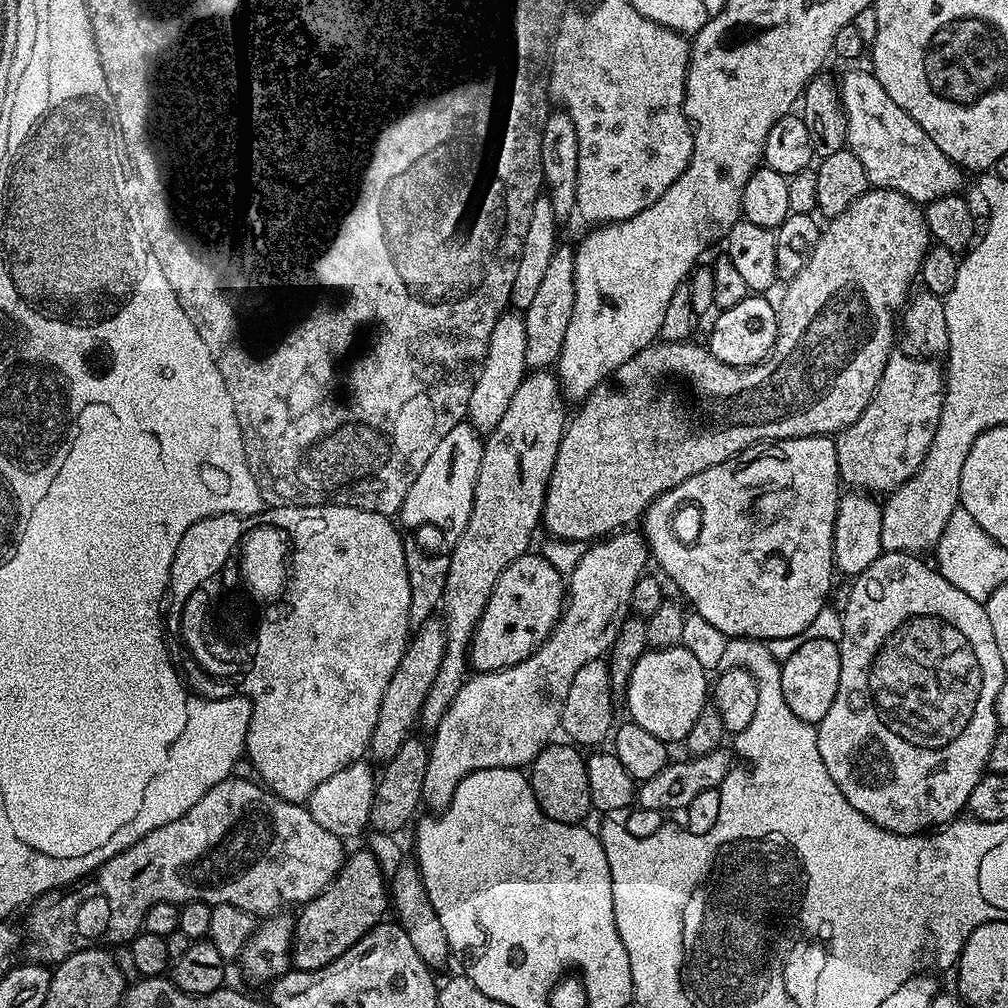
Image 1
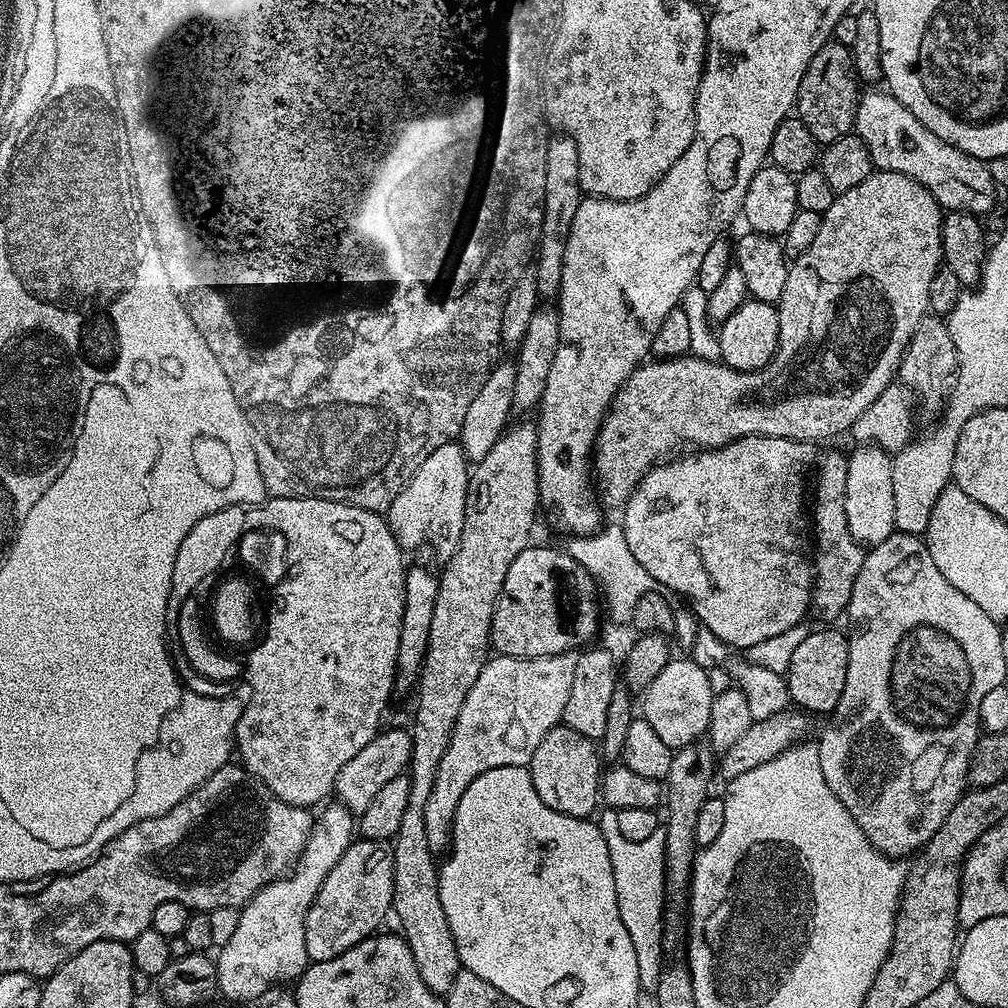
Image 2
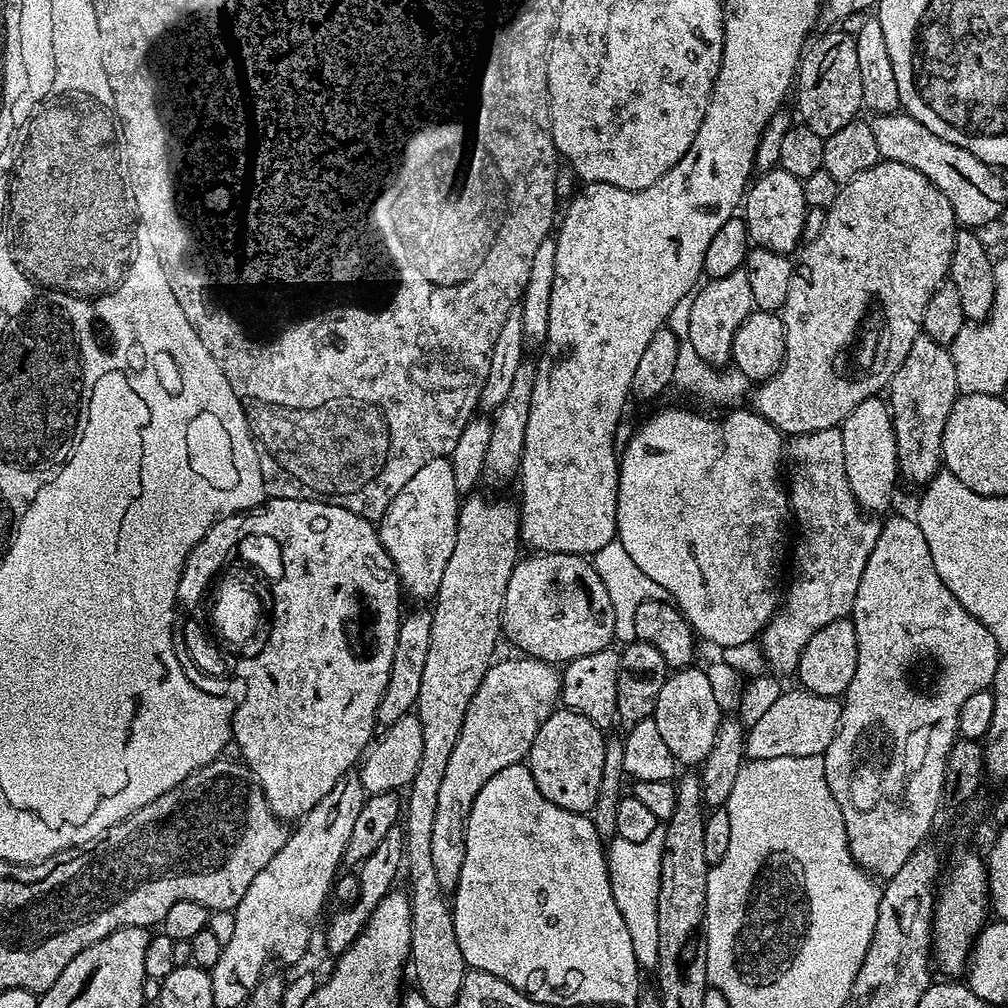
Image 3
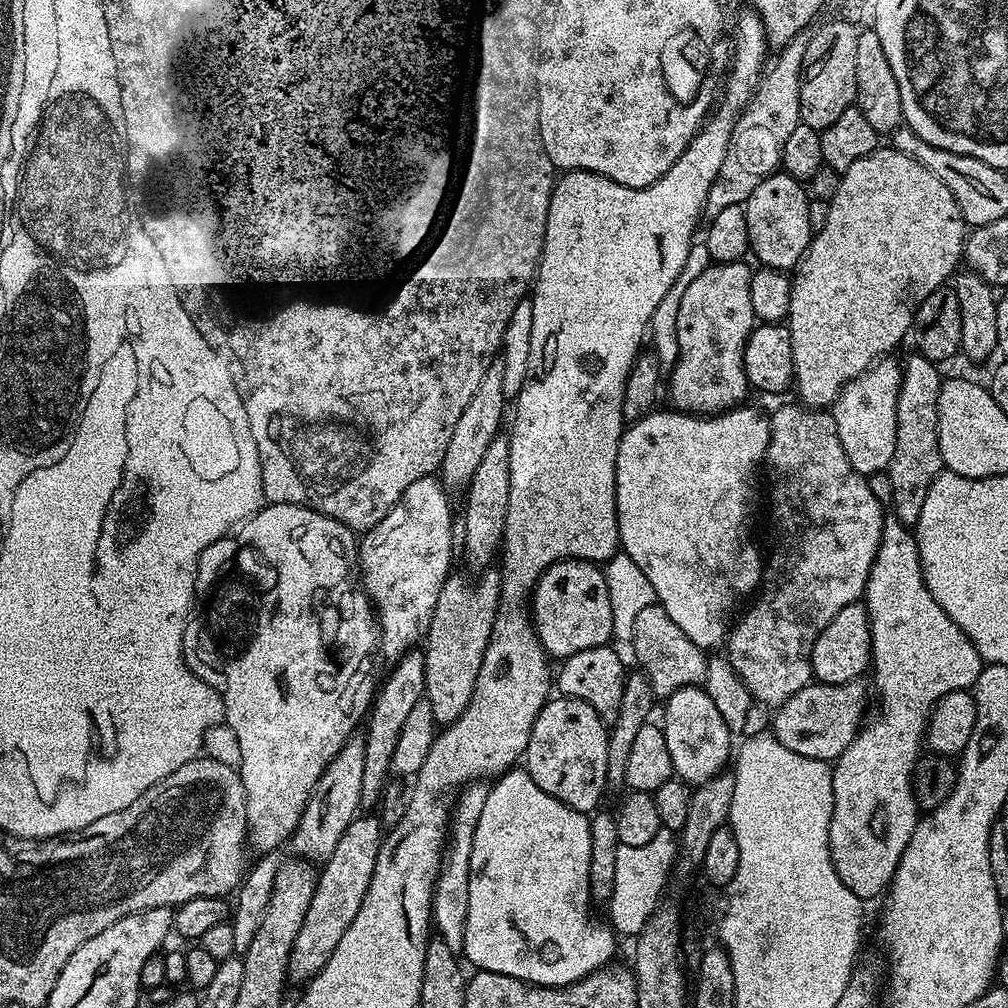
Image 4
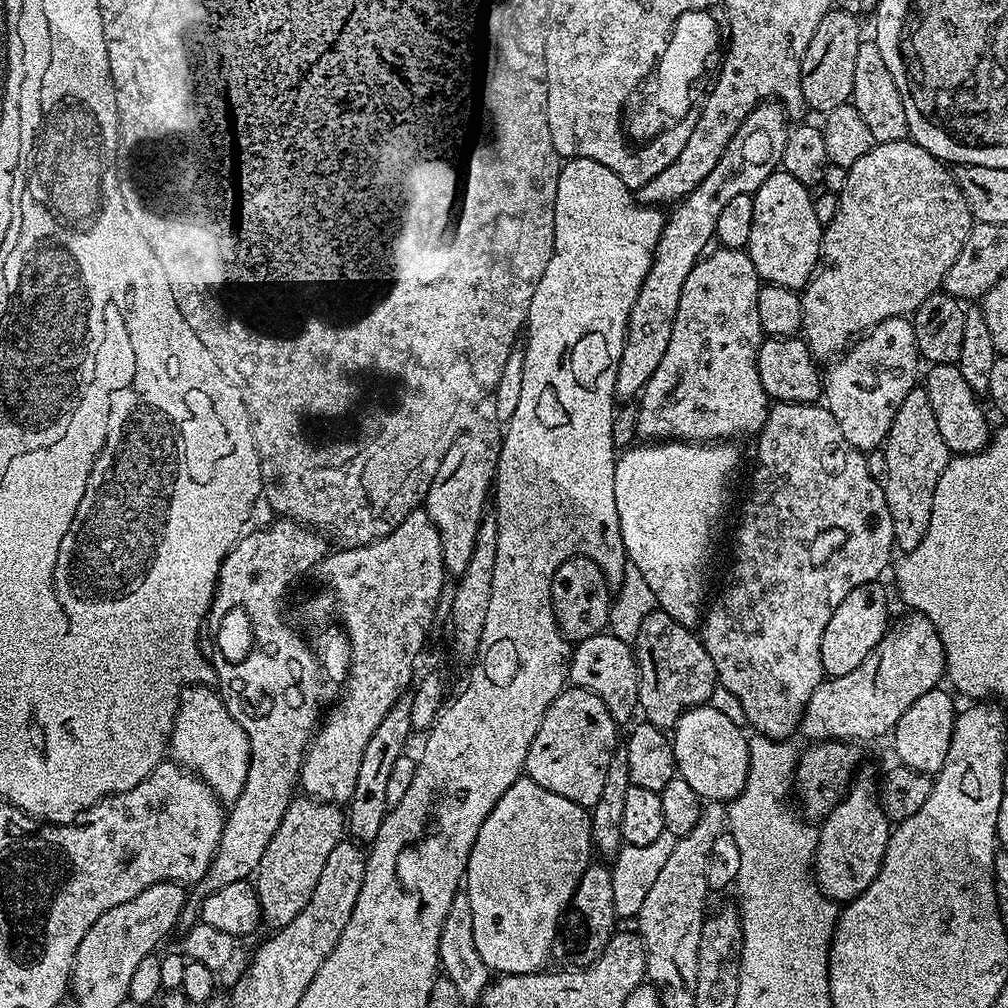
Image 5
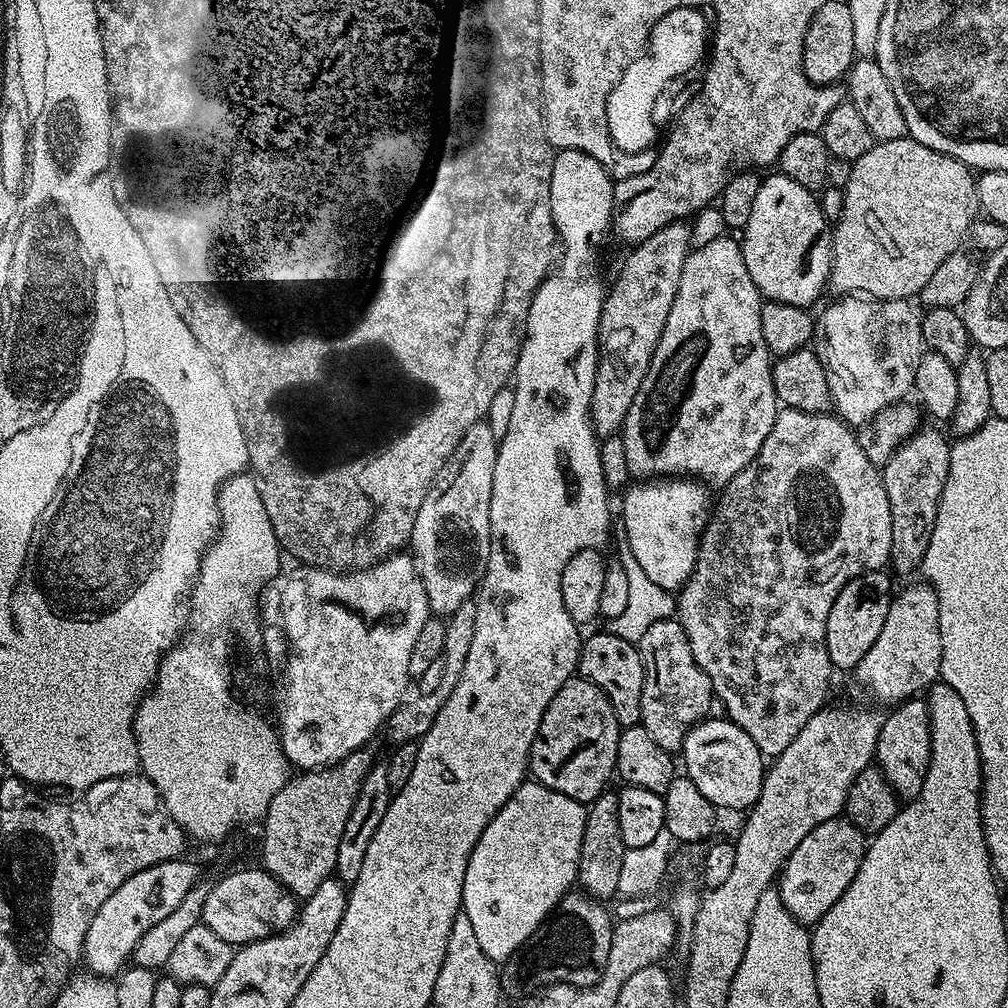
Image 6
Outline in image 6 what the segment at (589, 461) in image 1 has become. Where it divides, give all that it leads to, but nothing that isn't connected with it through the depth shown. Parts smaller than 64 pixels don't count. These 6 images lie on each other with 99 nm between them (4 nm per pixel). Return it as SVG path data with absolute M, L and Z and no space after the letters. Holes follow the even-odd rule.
M905 138L905 139L902 139L902 140L895 140L895 141L894 141L894 142L876 142L876 143L873 143L873 145L872 145L872 148L871 148L871 149L870 149L870 150L866 150L866 154L862 154L862 158L858 158L858 159L857 159L857 160L856 160L856 161L855 161L855 162L854 162L854 163L853 163L853 165L852 165L852 173L851 173L851 174L850 174L850 182L849 182L849 183L848 183L848 185L847 185L847 186L845 186L845 188L843 188L843 190L844 190L844 205L843 205L843 206L842 206L842 214L841 214L841 215L840 215L840 219L839 219L839 220L837 220L837 221L835 221L835 224L834 224L834 231L833 231L833 234L832 234L832 274L831 274L831 277L830 277L830 288L831 288L831 291L833 291L833 290L834 290L834 291L836 291L836 294L863 294L863 295L865 295L865 296L867 296L867 297L869 297L869 298L871 298L871 299L873 299L873 300L908 300L908 299L909 299L909 298L916 298L916 297L919 297L919 294L920 294L920 292L921 292L921 291L922 291L922 289L924 289L924 287L925 287L925 286L926 286L926 282L930 282L930 274L934 274L934 270L938 270L938 266L942 266L942 262L946 262L946 258L947 258L947 257L948 257L948 255L949 255L949 254L950 254L950 253L952 253L952 251L954 251L954 249L956 249L956 248L957 248L957 246L959 246L959 244L960 244L960 243L961 243L961 242L962 242L962 241L964 241L964 235L965 235L965 234L966 234L966 233L967 233L967 232L968 232L968 227L969 227L969 226L971 226L971 225L972 225L972 224L974 224L974 223L976 223L976 221L977 221L977 219L978 219L978 213L979 213L979 212L980 212L980 211L981 211L981 206L980 206L980 199L979 199L979 198L978 198L978 190L977 190L977 189L976 189L976 181L977 181L977 177L976 177L976 176L975 176L975 175L974 175L974 172L973 172L973 169L971 169L971 168L969 168L969 167L968 167L968 165L966 165L966 164L963 164L963 162L962 162L962 161L961 161L961 160L956 160L956 159L955 159L955 158L953 158L953 156L947 156L947 155L946 155L946 154L942 154L942 153L941 153L941 152L939 152L939 151L938 151L938 150L930 150L930 146L922 146L922 142L918 142L918 141L917 141L917 140L914 140L914 139L911 139L911 138Z

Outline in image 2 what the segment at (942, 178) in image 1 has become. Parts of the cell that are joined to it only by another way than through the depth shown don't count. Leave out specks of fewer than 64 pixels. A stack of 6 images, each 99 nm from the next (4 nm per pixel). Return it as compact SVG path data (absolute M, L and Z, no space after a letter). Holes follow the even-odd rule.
M868 90L861 95L856 107L854 132L862 138L862 142L866 142L866 150L870 150L870 158L879 171L897 172L906 174L906 178L914 178L914 182L930 190L930 194L939 202L941 209L948 212L968 212L971 216L983 217L984 213L998 203L996 180L988 169L991 167L985 161L966 154L958 146L950 146L950 142L942 142L942 138L938 138L934 130L922 126L922 122L918 122L918 118L914 118L914 114L906 110L906 106L902 106L902 102L898 102L898 98L894 98L891 92L876 91L880 90Z

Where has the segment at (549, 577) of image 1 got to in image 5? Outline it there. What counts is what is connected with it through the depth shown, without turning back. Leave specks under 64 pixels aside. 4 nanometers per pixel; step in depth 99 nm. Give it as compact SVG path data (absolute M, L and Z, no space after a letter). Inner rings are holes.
M578 554L562 562L552 579L550 594L554 618L560 627L561 637L569 642L579 642L601 635L608 627L610 588L608 592L608 580L595 563L597 561L593 557Z

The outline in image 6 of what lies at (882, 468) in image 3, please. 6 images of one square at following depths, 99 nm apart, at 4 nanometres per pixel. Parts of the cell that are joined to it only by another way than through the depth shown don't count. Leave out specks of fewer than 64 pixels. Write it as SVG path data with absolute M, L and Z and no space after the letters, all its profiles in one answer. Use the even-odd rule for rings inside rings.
M844 294L818 316L814 351L824 364L835 411L845 424L862 425L878 414L878 410L907 397L913 391L918 362L926 351L926 345L921 317L918 312L916 316L910 305L908 300L873 300L863 294Z

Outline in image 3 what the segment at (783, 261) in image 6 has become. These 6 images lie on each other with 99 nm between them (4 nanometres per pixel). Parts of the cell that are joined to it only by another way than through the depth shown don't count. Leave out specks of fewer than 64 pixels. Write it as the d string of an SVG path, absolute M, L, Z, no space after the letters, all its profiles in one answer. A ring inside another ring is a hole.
M779 166L761 171L759 175L747 185L742 197L742 212L744 208L742 219L744 225L748 227L748 239L758 248L765 248L766 250L774 250L775 252L785 254L795 253L804 235L804 219L809 209L806 198L802 194L801 180L794 174L782 170Z

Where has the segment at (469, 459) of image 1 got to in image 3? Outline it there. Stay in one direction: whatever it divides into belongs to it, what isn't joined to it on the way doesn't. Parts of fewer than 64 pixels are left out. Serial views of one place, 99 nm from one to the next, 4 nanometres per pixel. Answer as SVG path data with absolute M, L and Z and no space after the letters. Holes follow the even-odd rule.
M449 457L434 458L402 486L402 490L378 522L380 541L390 554L401 589L416 600L431 601L442 582L442 570L450 562L462 493L454 486L454 470Z

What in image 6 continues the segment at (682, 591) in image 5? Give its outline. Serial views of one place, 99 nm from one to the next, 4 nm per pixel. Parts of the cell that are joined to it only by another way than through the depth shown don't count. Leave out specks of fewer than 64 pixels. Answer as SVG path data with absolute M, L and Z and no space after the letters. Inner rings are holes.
M660 478L655 482L636 482L636 485L634 484L623 493L623 495L625 494L623 539L630 546L634 558L638 558L642 570L658 586L662 586L662 590L675 593L683 588L694 570L700 535L704 532L704 526L710 515L709 489L703 483L692 478Z

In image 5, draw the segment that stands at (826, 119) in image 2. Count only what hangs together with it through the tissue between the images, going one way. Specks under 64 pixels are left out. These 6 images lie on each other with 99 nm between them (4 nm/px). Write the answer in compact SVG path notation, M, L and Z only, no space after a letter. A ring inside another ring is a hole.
M837 10L828 12L822 18L822 22L818 22L818 30L814 30L810 46L806 46L806 54L800 63L800 85L805 105L820 112L819 114L826 114L852 99L854 61L862 39L858 21L860 20L850 13Z

